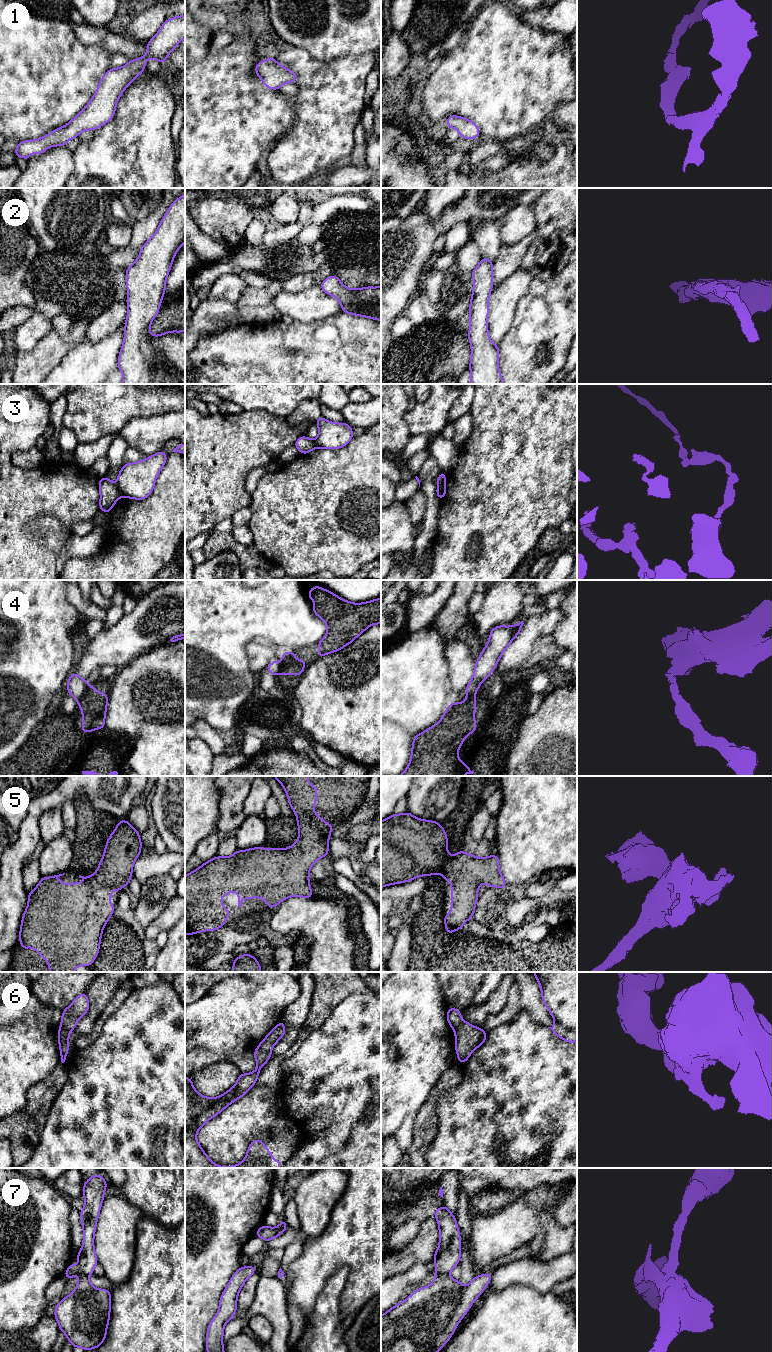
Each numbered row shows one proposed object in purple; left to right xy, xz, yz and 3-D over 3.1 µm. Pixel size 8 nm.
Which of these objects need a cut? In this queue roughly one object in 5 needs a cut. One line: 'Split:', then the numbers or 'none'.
Split: 3, 4, 6, 7

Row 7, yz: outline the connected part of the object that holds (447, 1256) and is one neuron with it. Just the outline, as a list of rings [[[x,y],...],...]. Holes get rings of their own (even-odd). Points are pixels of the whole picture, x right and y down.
[[[446,1204],[433,1214],[439,1226],[439,1247],[433,1260],[436,1274],[449,1274],[459,1264],[461,1256],[461,1238],[455,1216]]]

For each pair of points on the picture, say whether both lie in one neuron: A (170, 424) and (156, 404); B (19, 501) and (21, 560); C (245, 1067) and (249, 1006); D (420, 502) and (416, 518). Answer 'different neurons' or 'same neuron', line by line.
A: different neurons
B: same neuron
C: different neurons
D: same neuron

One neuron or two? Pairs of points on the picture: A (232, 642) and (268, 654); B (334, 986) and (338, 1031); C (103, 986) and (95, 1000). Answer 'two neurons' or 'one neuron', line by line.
A: two neurons
B: two neurons
C: one neuron

